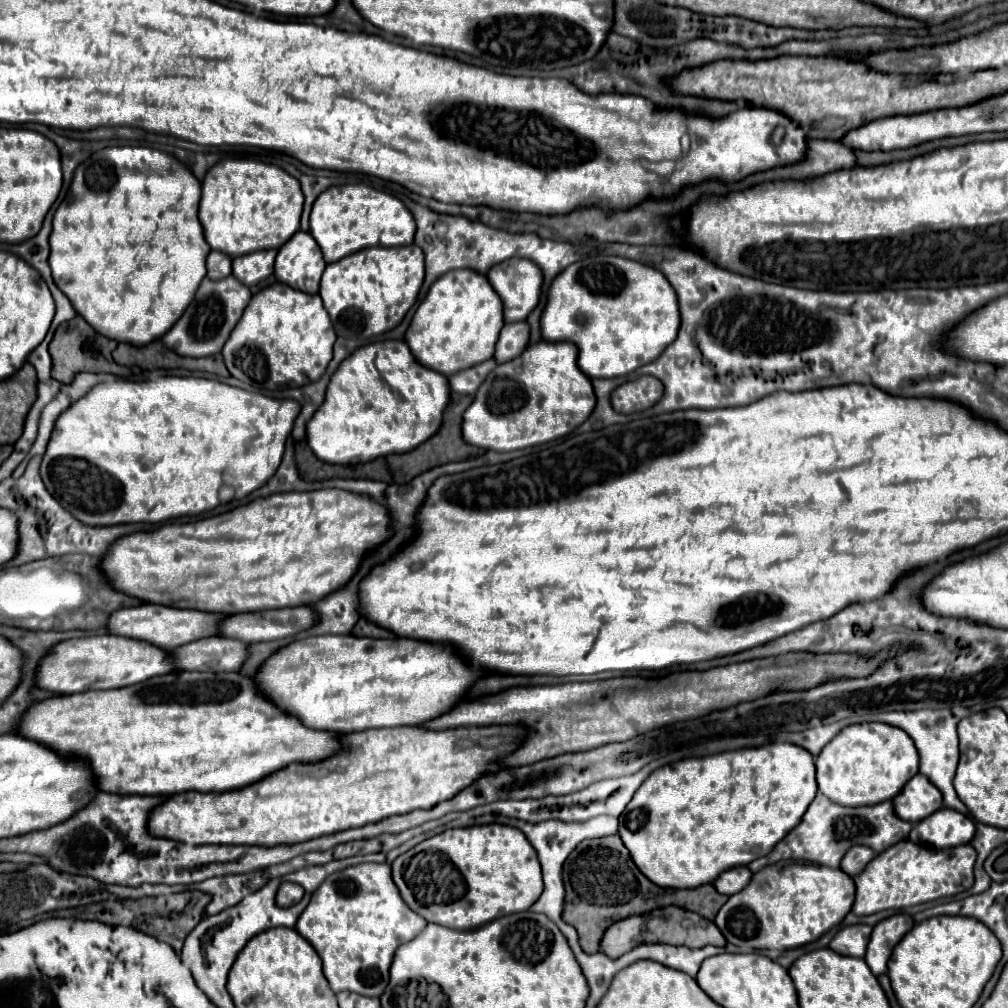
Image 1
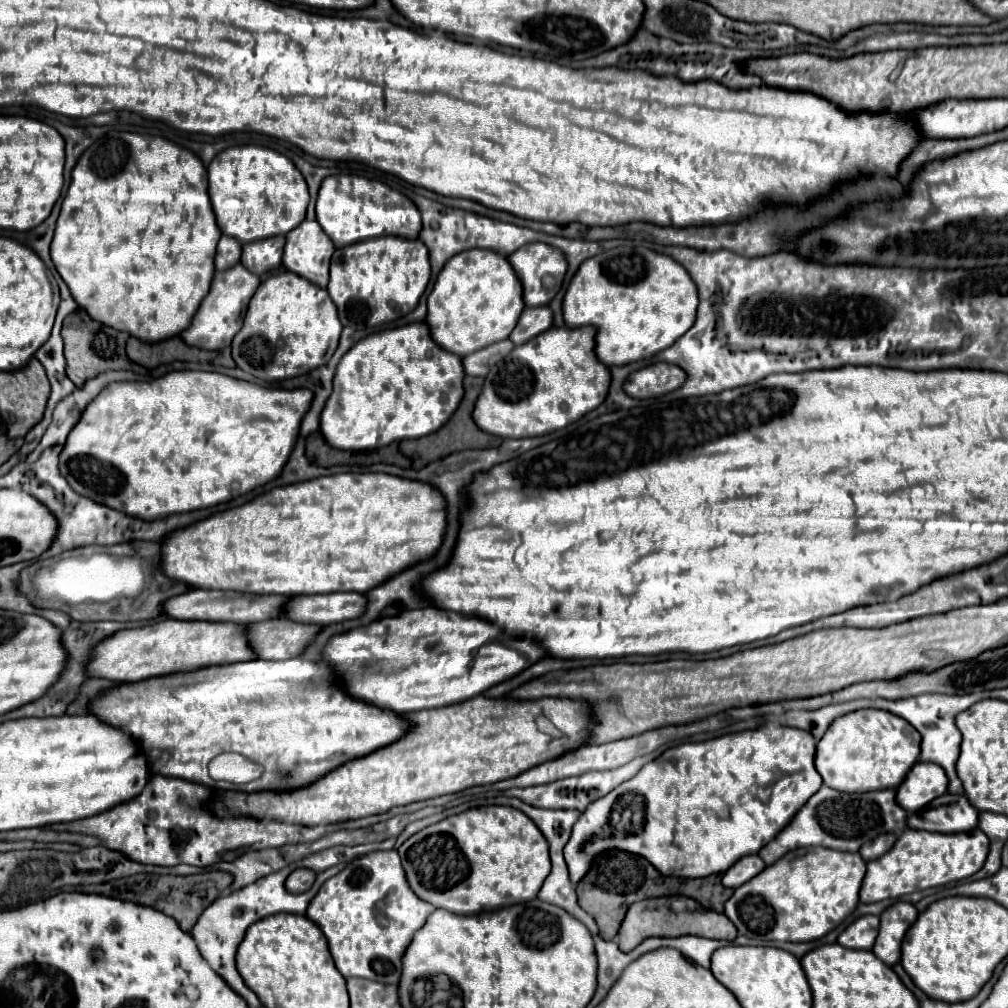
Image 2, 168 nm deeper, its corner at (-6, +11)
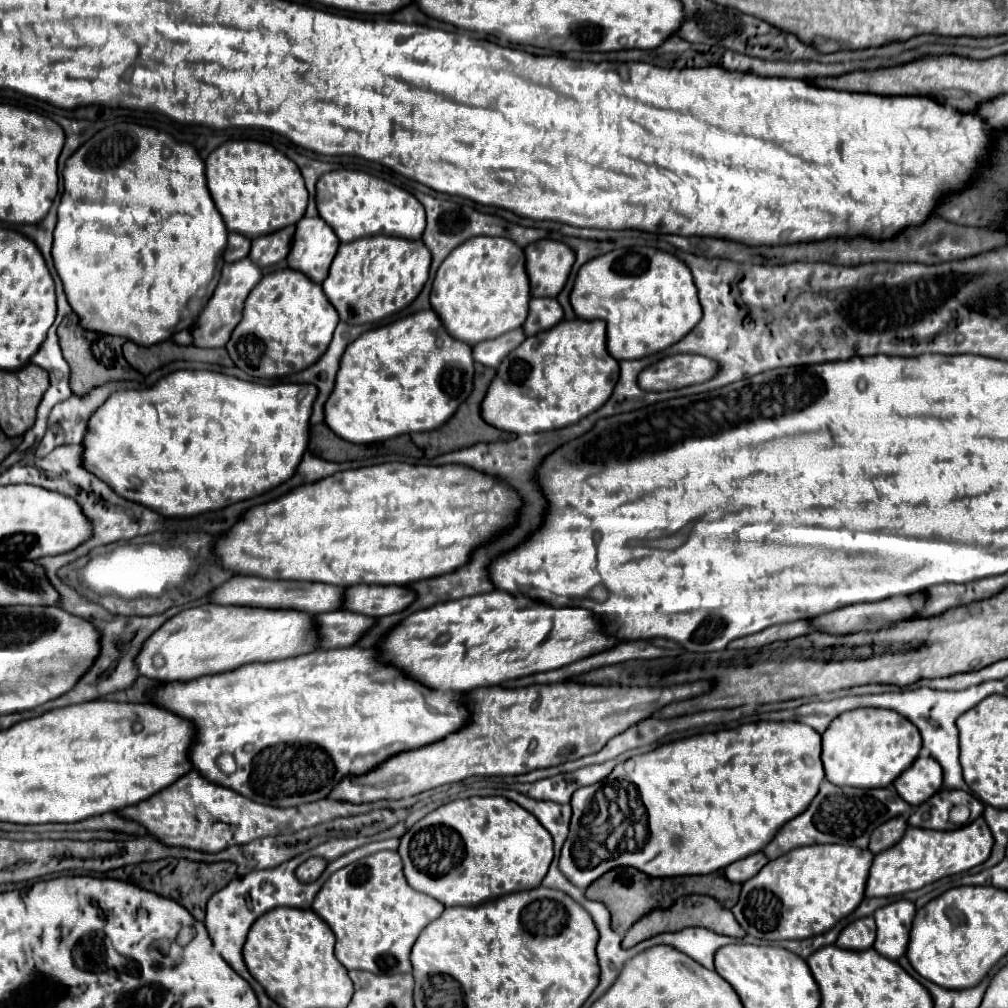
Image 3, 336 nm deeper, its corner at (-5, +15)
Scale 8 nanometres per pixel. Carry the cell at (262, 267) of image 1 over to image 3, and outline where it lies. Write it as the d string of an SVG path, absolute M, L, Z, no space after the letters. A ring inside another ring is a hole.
M289 225L285 229L279 229L277 233L269 233L265 237L253 239L249 259L259 267L283 261L291 249L293 233L295 233L295 225Z

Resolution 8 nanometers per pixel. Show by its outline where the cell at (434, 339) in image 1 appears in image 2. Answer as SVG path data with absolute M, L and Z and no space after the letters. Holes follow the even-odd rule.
M468 249L466 253L458 253L458 257L452 257L446 263L446 269L438 275L432 293L428 295L428 317L426 323L430 325L432 339L446 347L448 351L466 357L482 347L488 347L490 343L508 339L512 329L518 323L518 317L524 309L522 299L522 283L510 265L508 257L498 257L498 253L490 253L490 249Z

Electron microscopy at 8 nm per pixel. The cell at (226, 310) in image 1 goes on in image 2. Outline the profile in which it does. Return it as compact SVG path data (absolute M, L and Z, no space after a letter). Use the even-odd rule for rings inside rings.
M242 263L234 265L232 269L226 271L216 271L214 281L212 281L212 289L206 295L206 299L202 301L198 313L192 319L192 325L182 333L182 339L198 349L210 349L210 351L218 351L224 349L232 343L234 335L240 331L244 315L246 315L246 307L254 295L254 291L260 285L260 277L250 273Z

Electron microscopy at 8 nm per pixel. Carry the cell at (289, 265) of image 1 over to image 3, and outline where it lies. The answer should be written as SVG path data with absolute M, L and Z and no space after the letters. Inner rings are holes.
M303 217L297 223L287 263L291 269L305 273L315 283L323 283L327 279L337 247L337 235L321 217Z

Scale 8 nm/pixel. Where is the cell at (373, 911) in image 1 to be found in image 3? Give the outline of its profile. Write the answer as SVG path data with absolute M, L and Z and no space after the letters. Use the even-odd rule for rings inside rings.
M379 851L375 855L369 855L365 859L359 859L339 871L335 871L321 891L315 895L311 909L331 927L335 933L335 957L345 965L347 969L359 969L359 971L369 971L375 975L395 975L395 973L409 973L411 971L411 961L409 953L413 943L417 941L421 929L435 921L443 913L443 905L435 901L429 895L423 895L415 891L405 875L403 875L403 865L401 857L397 851Z

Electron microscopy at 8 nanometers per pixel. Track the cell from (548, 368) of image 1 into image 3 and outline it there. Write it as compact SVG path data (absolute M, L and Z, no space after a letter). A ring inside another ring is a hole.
M561 321L547 331L527 337L515 351L505 357L505 361L501 361L481 403L481 417L485 423L507 433L539 433L561 429L597 411L609 399L617 383L615 373L619 375L619 363L607 353L603 321Z

